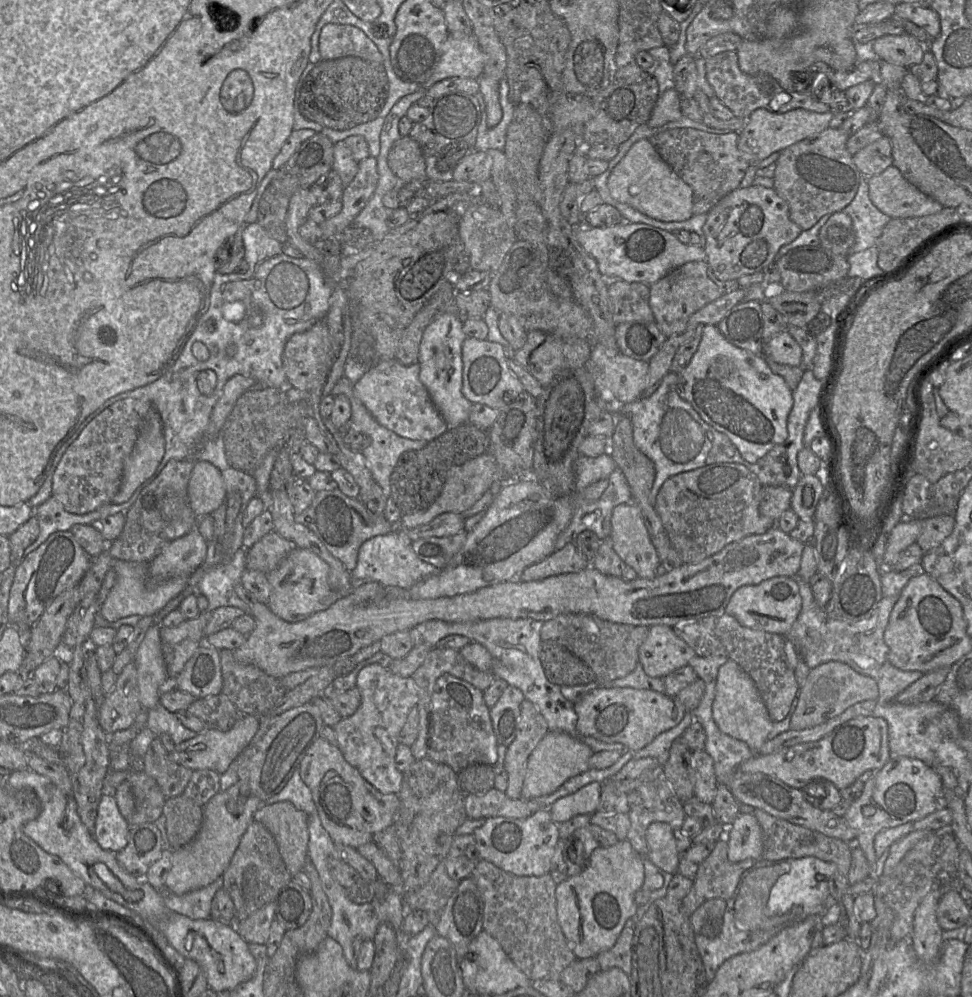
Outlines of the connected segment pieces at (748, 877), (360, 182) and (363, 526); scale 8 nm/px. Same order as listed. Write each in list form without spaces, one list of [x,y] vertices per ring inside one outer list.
[[[813,856],[803,858],[787,858],[782,860],[756,860],[755,864],[744,871],[733,896],[726,900],[727,909],[724,913],[723,925],[720,934],[715,938],[695,935],[696,946],[702,957],[706,979],[712,981],[718,968],[727,959],[740,953],[758,949],[771,939],[777,932],[808,916],[821,915],[822,928],[839,923],[840,905],[833,901],[829,894],[829,880],[835,873],[835,865]]]
[[[369,156],[358,163],[354,179],[343,190],[341,211],[320,225],[324,238],[338,237],[344,228],[352,224],[373,195],[378,178],[376,157]]]
[[[339,488],[316,492],[310,506],[302,513],[295,514],[294,521],[314,532],[327,550],[350,572],[357,566],[358,552],[365,541],[396,529],[404,529],[391,524],[384,514],[376,515],[370,512],[360,499],[348,497]]]

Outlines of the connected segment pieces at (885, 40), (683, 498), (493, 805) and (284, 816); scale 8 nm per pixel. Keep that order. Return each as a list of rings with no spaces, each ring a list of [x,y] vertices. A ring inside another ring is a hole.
[[[909,33],[883,35],[873,41],[873,48],[881,60],[906,68],[922,62],[927,48]]]
[[[714,463],[668,478],[654,507],[682,563],[700,562],[732,542],[776,526],[759,512],[762,487],[757,475],[738,463]]]
[[[496,788],[483,795],[465,794],[466,815],[471,819],[490,817],[526,818],[539,810],[532,801],[512,799]]]
[[[291,802],[263,804],[254,821],[263,824],[274,836],[287,870],[294,876],[304,869],[308,859],[308,815]]]

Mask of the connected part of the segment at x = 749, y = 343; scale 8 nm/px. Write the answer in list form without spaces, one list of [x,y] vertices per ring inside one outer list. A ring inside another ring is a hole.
[[[740,302],[717,325],[730,343],[755,355],[764,355],[764,322],[760,303]]]

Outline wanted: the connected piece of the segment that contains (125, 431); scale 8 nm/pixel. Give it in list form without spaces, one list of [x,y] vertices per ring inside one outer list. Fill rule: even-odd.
[[[126,398],[119,400],[102,410],[67,446],[52,475],[52,497],[59,501],[64,509],[72,514],[83,515],[99,507],[111,504],[113,497],[120,489],[124,465],[132,453],[141,429],[146,422],[149,411],[154,410],[149,402]]]

